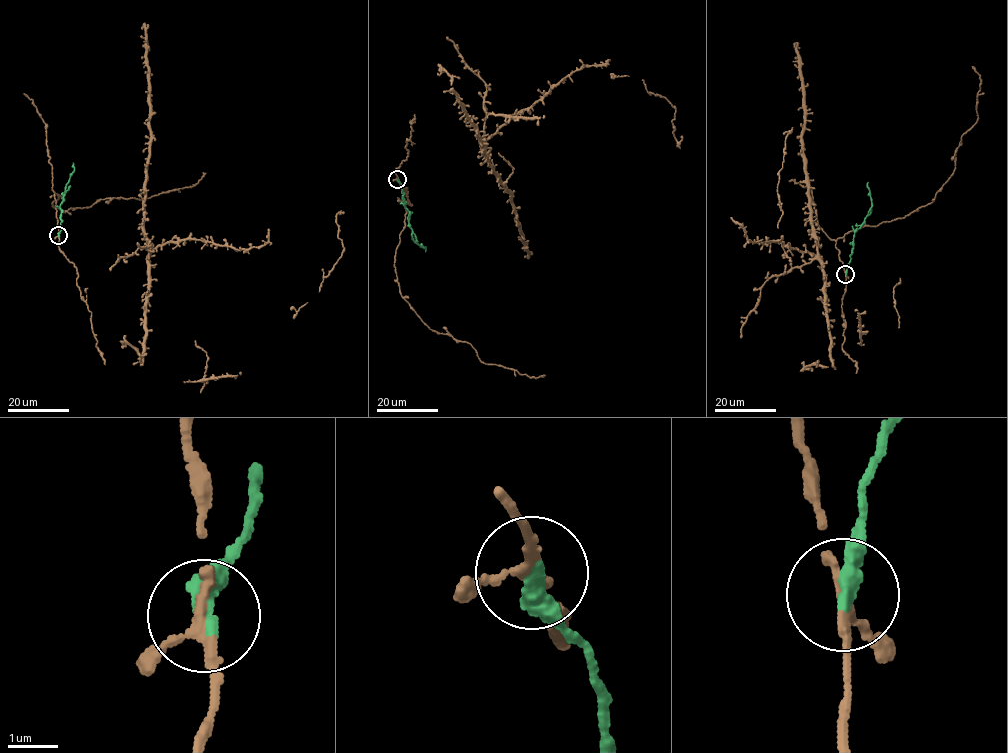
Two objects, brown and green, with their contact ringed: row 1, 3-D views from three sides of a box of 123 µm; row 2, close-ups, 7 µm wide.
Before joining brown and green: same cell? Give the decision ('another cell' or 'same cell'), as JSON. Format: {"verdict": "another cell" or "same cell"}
{"verdict": "another cell"}

